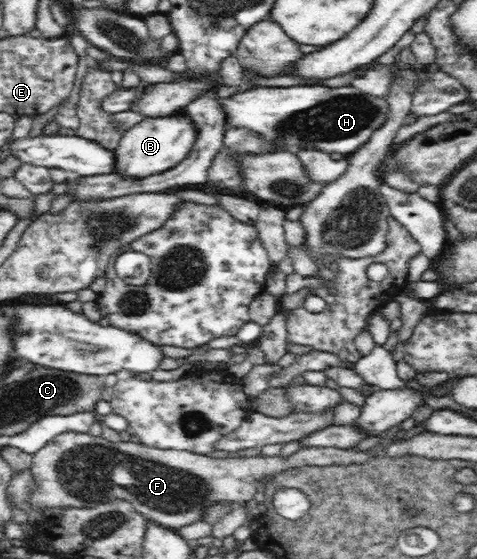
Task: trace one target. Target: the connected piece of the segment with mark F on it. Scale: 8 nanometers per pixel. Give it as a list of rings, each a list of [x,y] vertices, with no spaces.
[[[63,431],[49,441],[45,447],[33,454],[30,472],[36,481],[36,488],[30,497],[32,503],[41,506],[43,511],[51,508],[93,508],[101,503],[113,500],[125,500],[132,503],[133,508],[147,520],[161,526],[176,528],[195,523],[200,515],[212,505],[213,501],[228,501],[239,504],[240,501],[251,501],[257,493],[257,483],[265,475],[279,473],[291,468],[304,468],[306,465],[343,465],[343,463],[364,464],[371,455],[365,452],[339,448],[303,448],[298,449],[289,458],[280,456],[246,458],[211,458],[185,450],[168,450],[152,448],[140,443],[130,442],[124,436],[120,441],[109,441],[101,436],[89,433]]]

